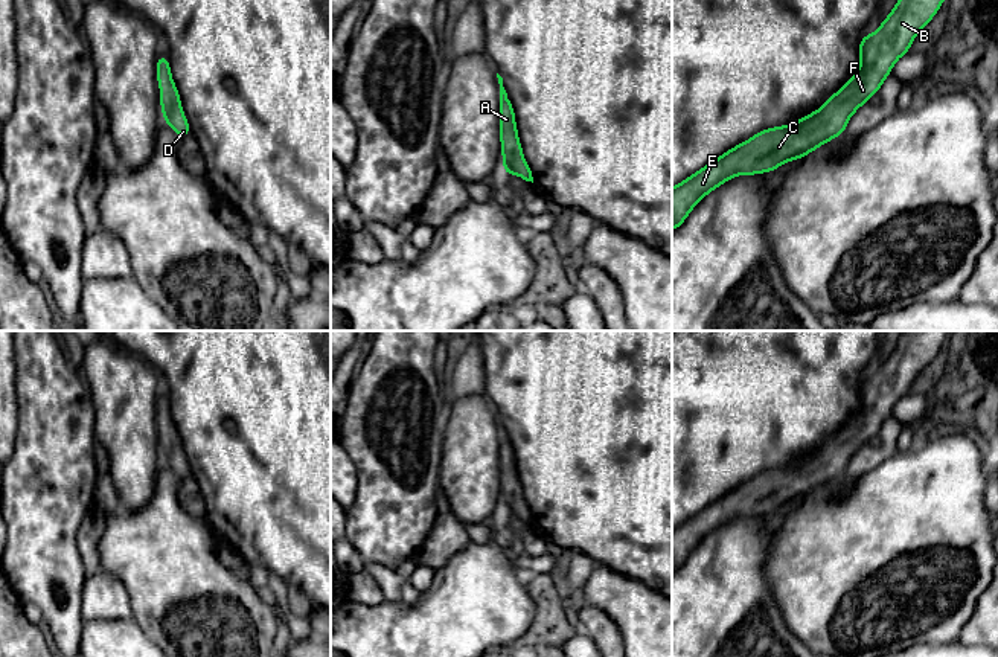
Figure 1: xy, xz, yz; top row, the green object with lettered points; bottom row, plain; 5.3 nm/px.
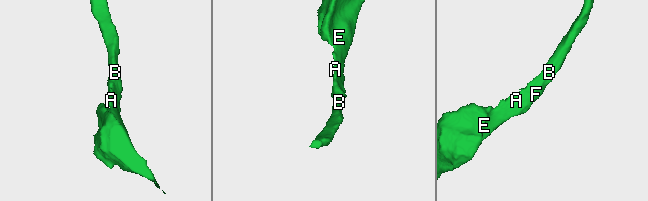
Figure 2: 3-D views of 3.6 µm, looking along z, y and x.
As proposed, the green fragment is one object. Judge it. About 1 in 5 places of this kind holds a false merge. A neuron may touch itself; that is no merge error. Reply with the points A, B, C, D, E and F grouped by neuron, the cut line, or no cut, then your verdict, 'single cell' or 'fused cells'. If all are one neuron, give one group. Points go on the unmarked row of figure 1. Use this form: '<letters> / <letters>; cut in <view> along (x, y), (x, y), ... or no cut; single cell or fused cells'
A B C D E F; no cut; single cell

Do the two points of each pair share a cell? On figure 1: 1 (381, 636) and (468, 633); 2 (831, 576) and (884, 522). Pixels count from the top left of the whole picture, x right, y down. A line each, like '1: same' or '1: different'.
1: same
2: same

